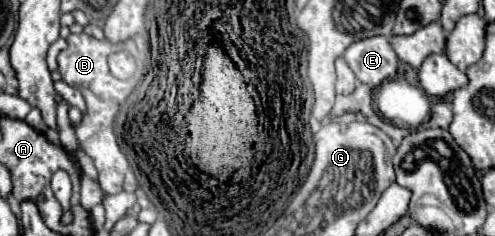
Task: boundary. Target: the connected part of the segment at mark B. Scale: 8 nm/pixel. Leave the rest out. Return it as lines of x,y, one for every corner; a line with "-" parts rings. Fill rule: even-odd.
84,32
70,34
66,38
66,42
68,42
68,48
58,54
58,70
62,74
62,80
68,86
80,90
80,94
86,100
86,112
82,114
80,124
74,126
74,132
78,138
78,148
84,150
92,158
92,162
98,170
100,188
106,194
118,194
118,192
122,192
122,182
124,182
124,174
128,170
128,160
122,154
122,150
118,148
112,124
120,110
122,100
126,100
130,96
134,86
138,84
138,78
132,76
132,80
118,80
116,76
112,76
110,66
108,66
108,56
118,50
128,50
130,54
136,54
138,52
136,44
134,44
134,40
112,44
108,40
98,40

